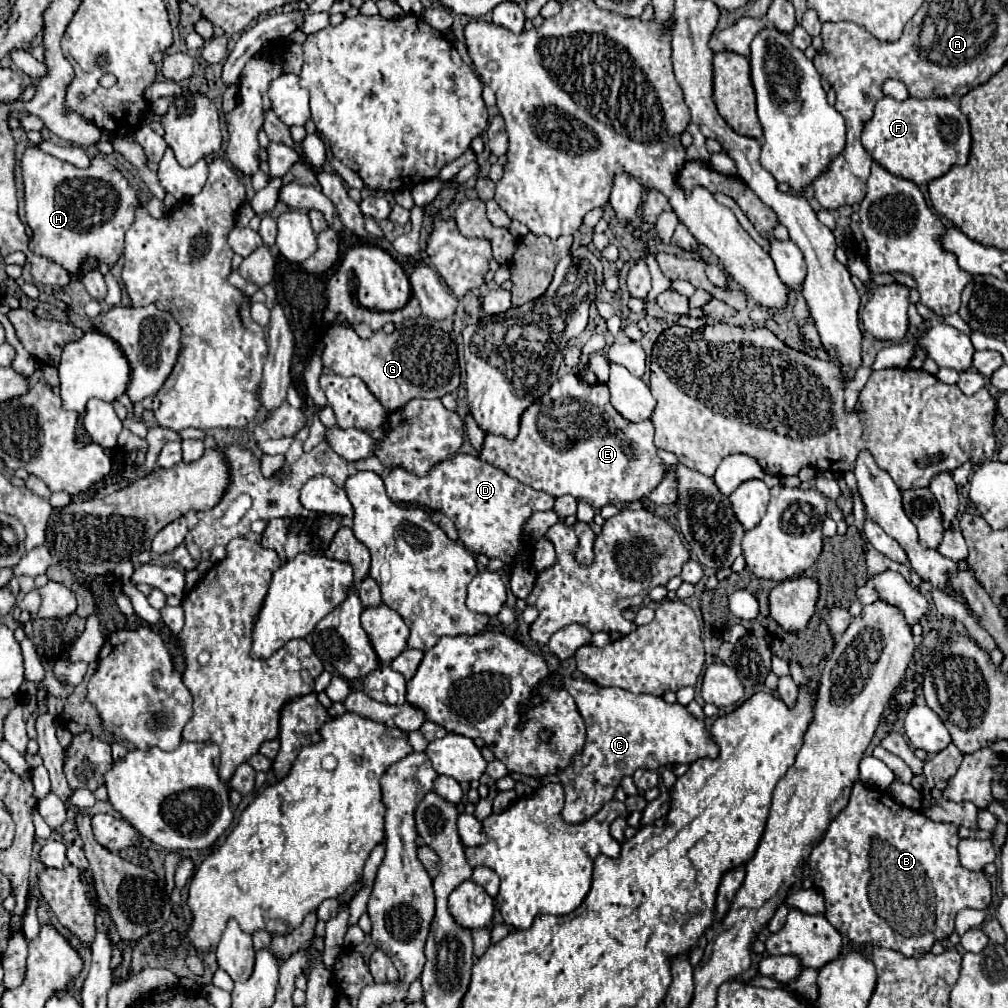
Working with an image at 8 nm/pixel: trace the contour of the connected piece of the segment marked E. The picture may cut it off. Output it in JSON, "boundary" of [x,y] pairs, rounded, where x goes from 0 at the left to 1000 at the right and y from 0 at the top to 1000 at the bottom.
{"boundary":[[[564,369],[557,373],[529,403],[517,411],[515,433],[511,437],[481,431],[479,446],[475,454],[487,462],[501,466],[515,478],[539,486],[553,494],[566,490],[572,496],[582,498],[588,504],[598,504],[602,500],[622,500],[638,492],[644,492],[660,472],[660,458],[652,452],[652,442],[648,440],[648,419],[624,419],[612,411],[604,399],[602,381],[578,381],[572,371]]]}

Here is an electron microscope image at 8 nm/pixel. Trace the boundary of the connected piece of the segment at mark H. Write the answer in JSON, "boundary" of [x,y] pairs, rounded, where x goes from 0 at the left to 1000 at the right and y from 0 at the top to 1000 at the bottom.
{"boundary":[[[29,145],[21,157],[21,173],[25,183],[27,222],[33,228],[31,248],[35,252],[49,254],[53,260],[63,264],[68,272],[76,272],[80,260],[88,254],[108,264],[112,264],[118,258],[118,254],[122,252],[122,232],[130,226],[134,218],[134,206],[138,198],[126,177],[116,167],[112,167],[102,155],[94,155],[90,159],[90,165],[82,169],[47,151],[41,151],[35,145]]]}

